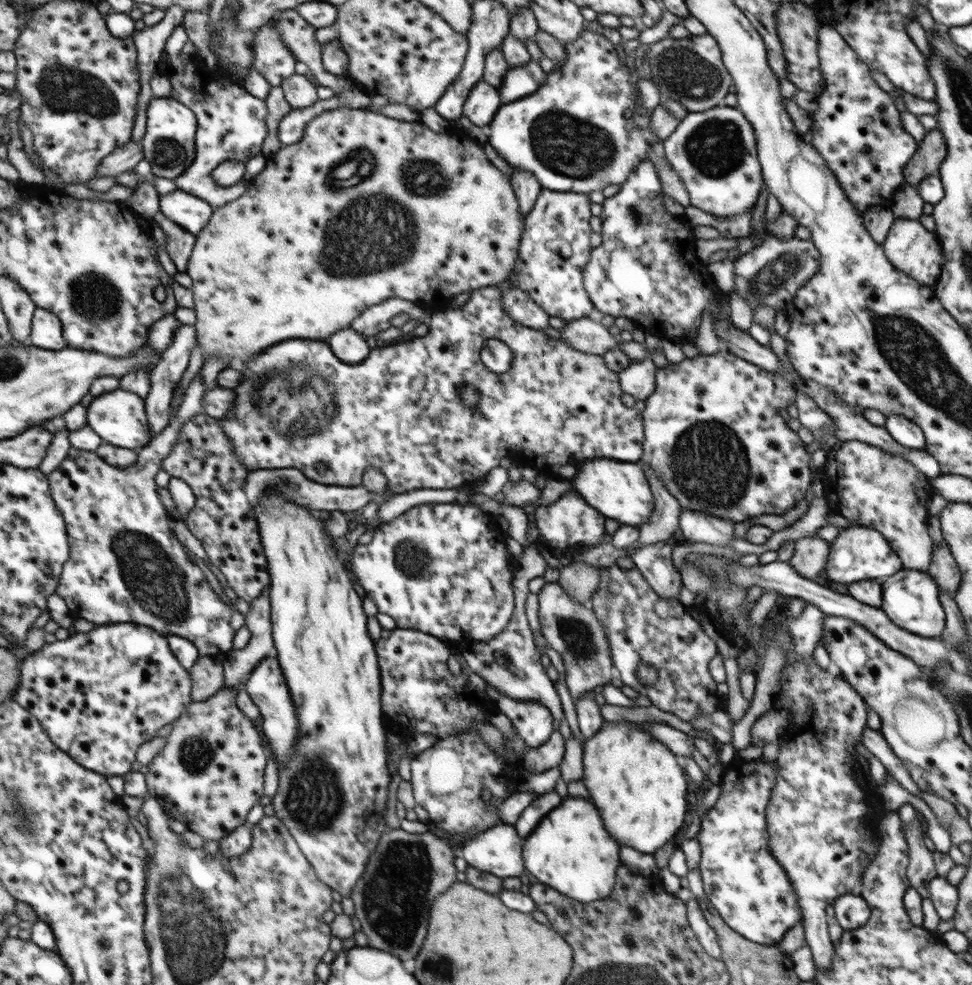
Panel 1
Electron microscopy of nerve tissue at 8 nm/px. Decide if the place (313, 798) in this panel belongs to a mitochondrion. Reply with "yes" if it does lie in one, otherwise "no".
yes

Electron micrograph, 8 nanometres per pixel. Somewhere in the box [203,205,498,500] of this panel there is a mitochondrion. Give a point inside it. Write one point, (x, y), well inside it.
(307, 404)

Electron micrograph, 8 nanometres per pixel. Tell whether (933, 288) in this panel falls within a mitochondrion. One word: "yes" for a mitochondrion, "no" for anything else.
no

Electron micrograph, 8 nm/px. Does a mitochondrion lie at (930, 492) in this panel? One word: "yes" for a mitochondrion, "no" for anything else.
no

